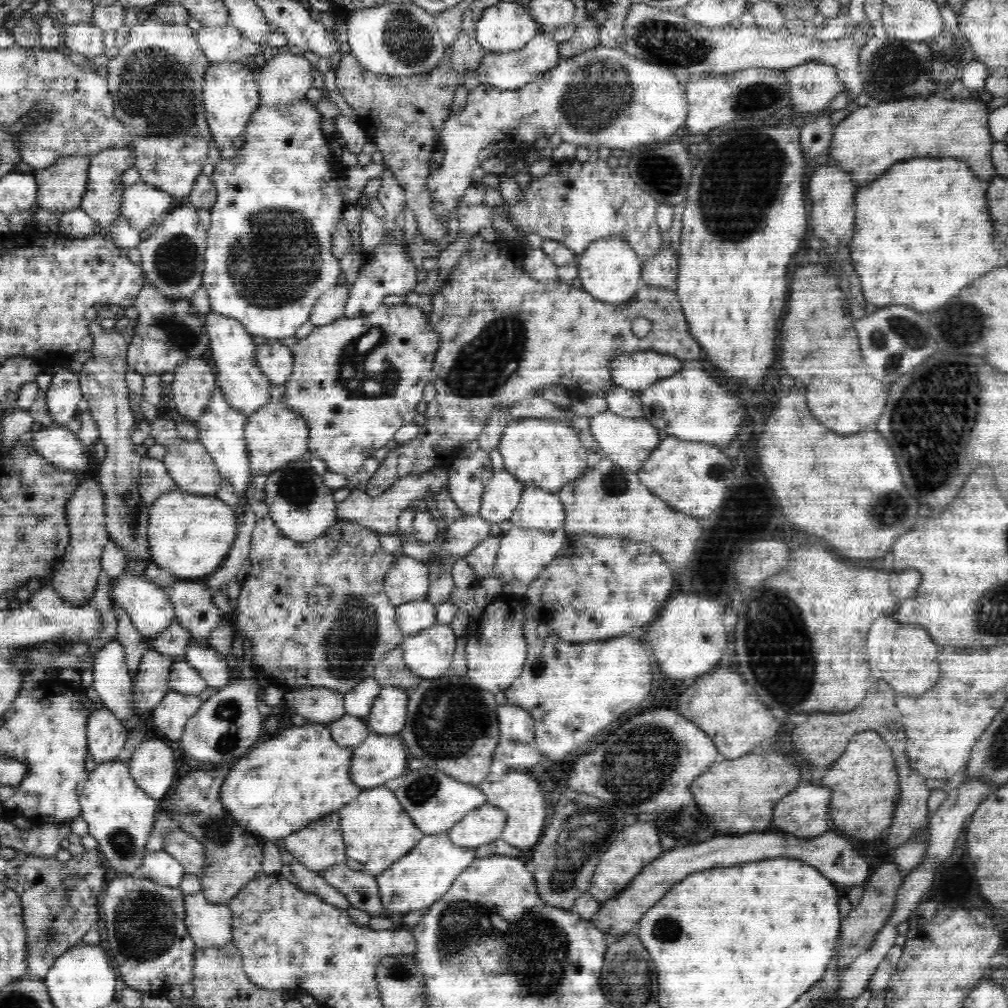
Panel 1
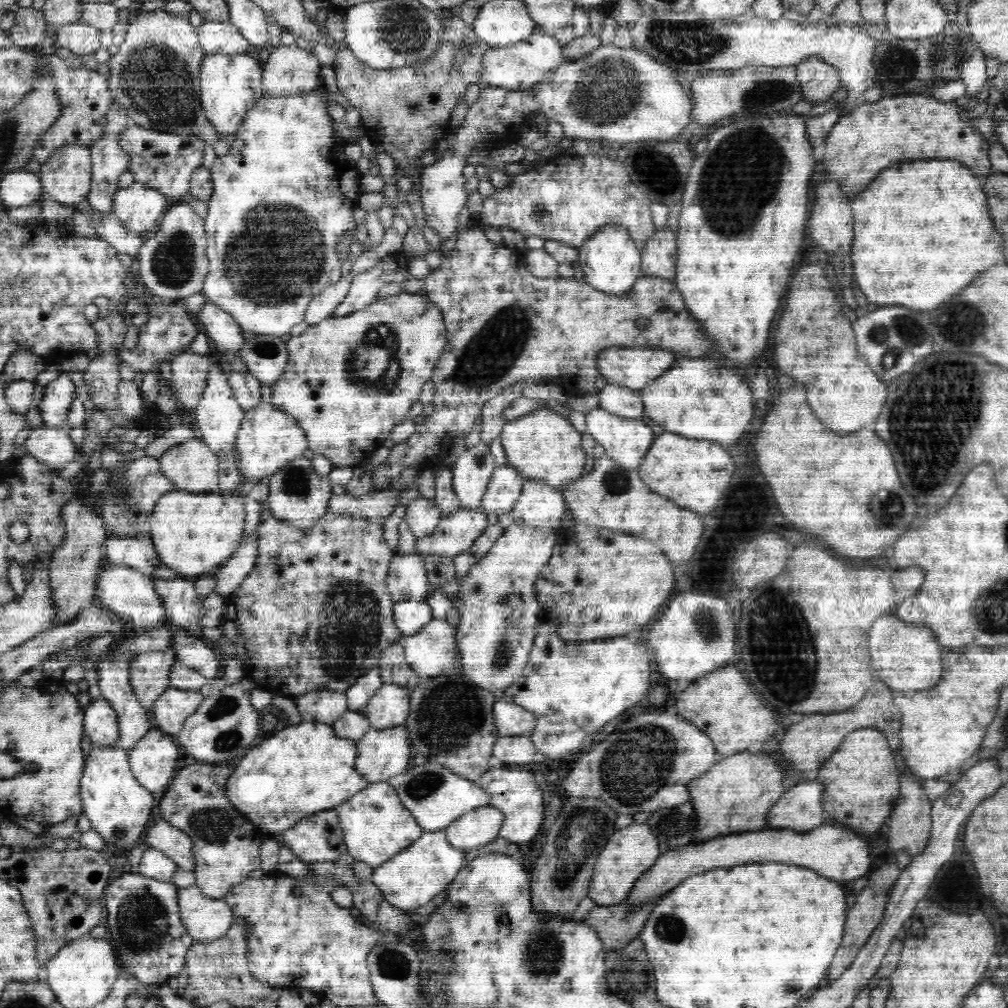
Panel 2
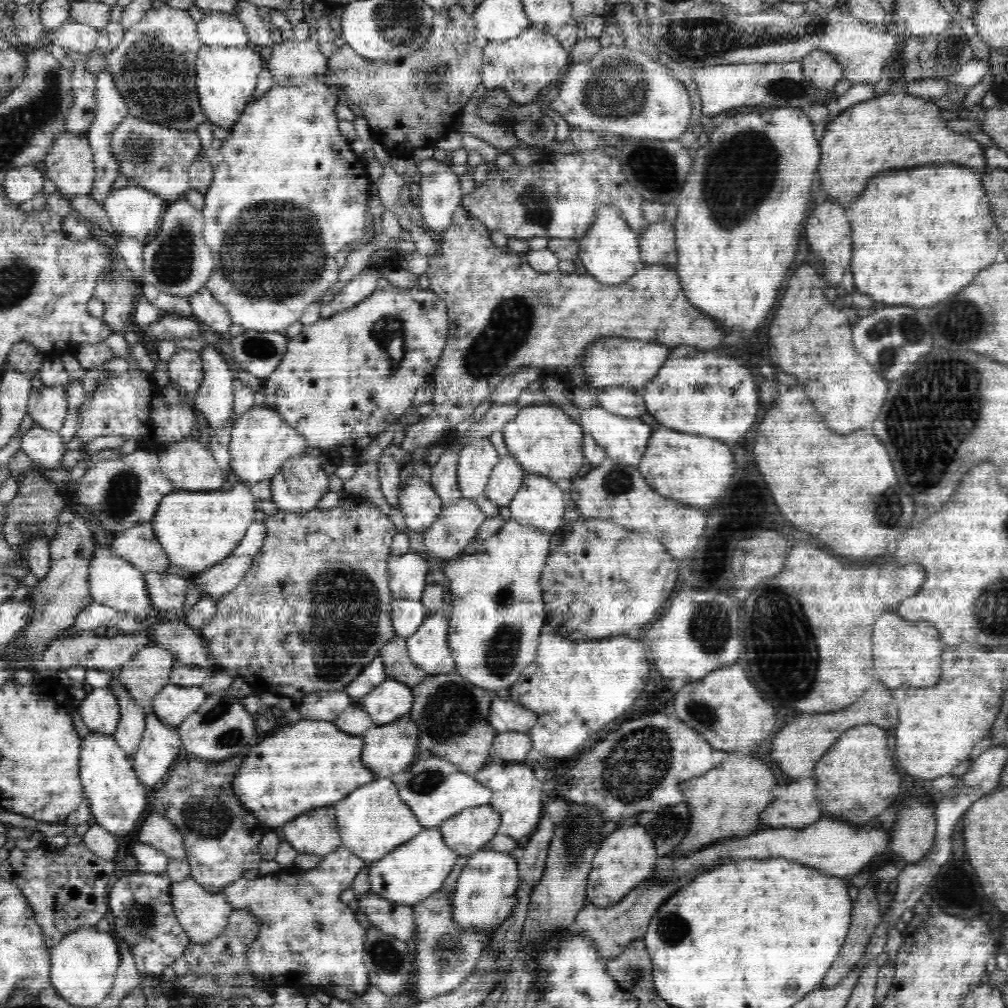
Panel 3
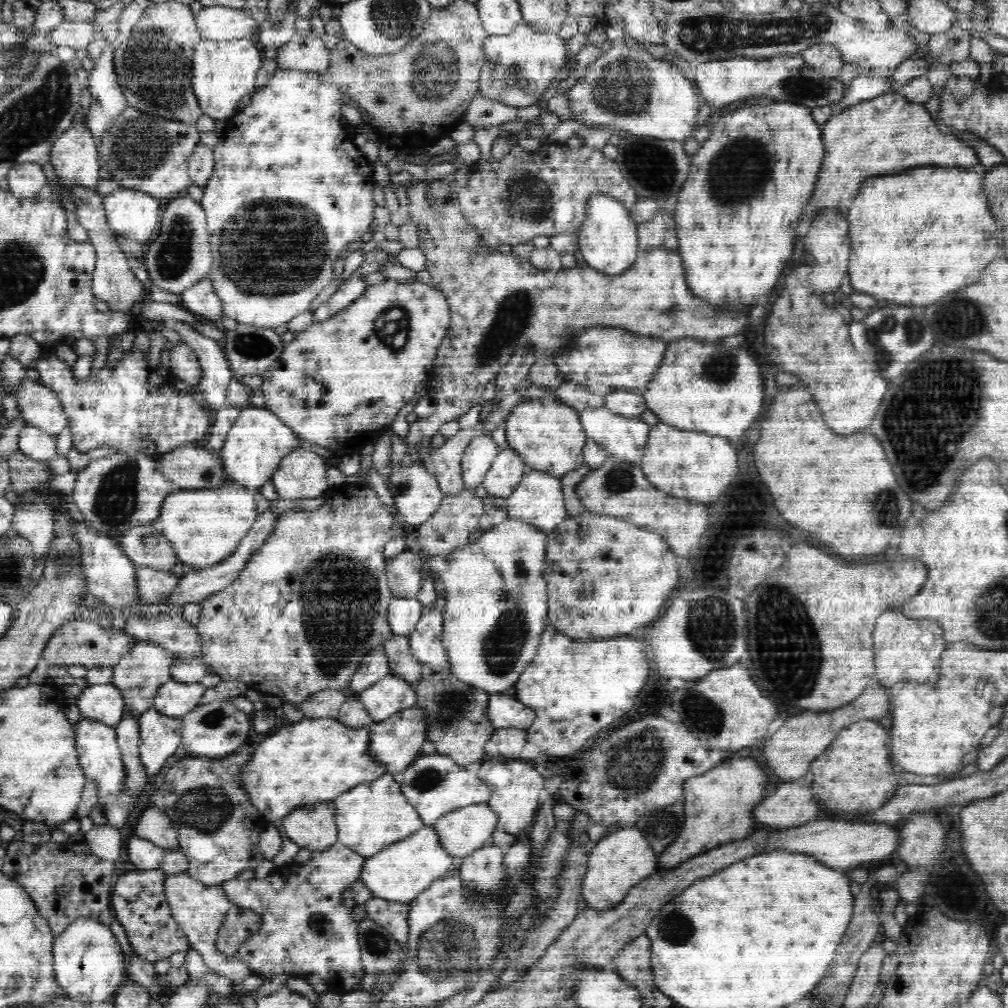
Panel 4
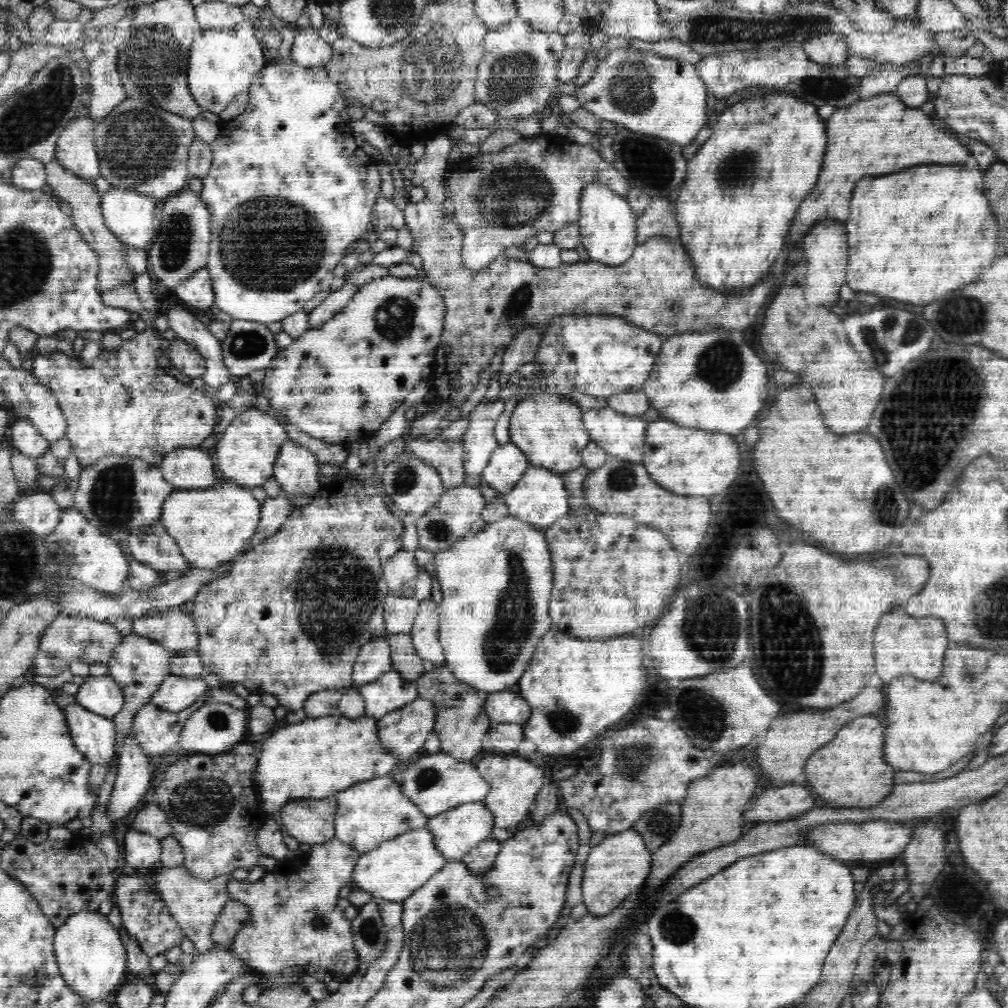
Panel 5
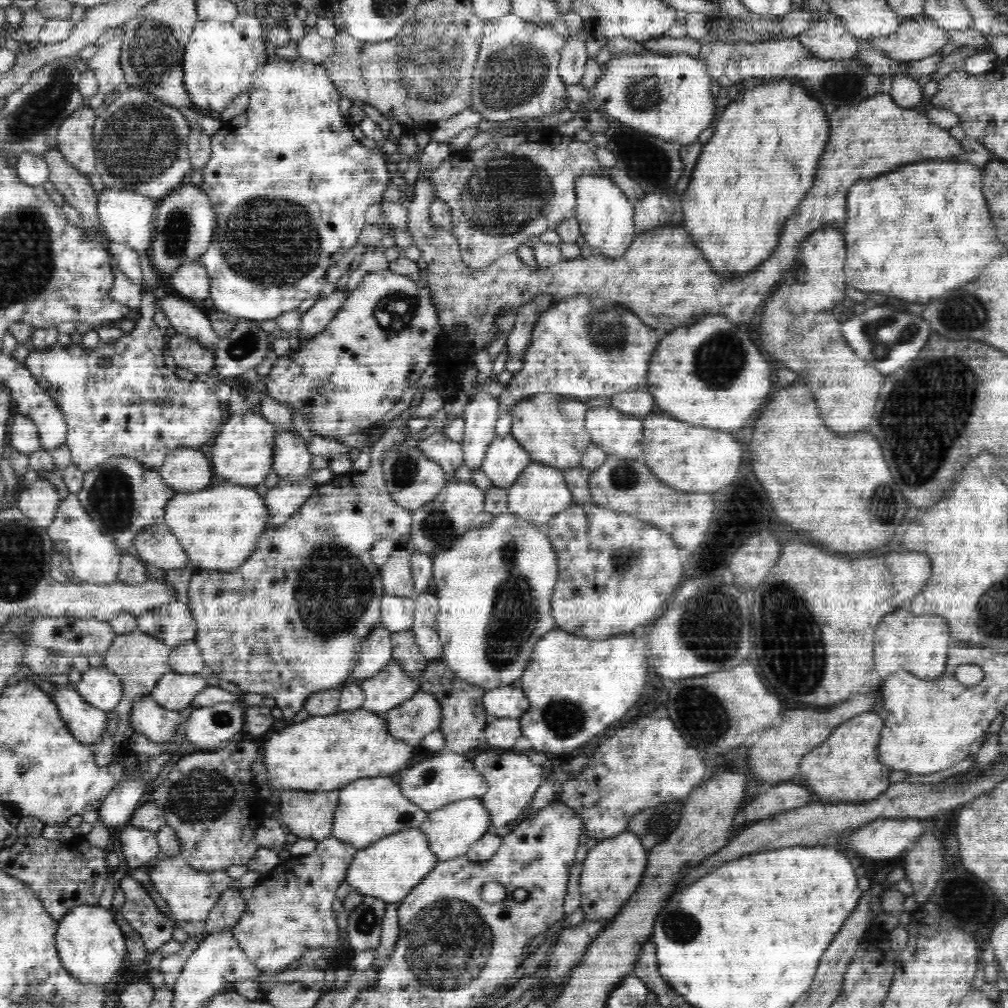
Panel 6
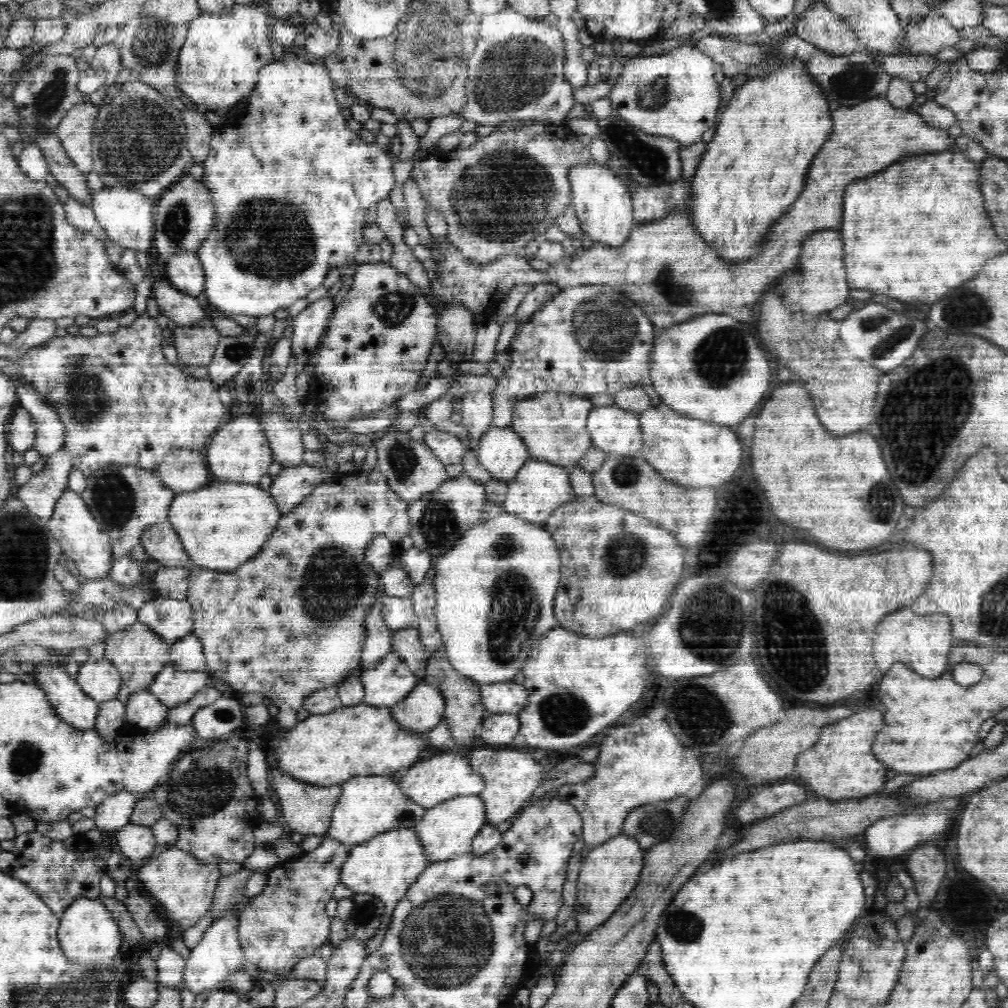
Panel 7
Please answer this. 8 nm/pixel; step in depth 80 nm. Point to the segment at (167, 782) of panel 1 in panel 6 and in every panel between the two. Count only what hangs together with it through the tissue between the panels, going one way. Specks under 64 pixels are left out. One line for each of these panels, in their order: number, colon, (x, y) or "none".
2: (152, 760)
3: (160, 743)
4: (160, 736)
5: (157, 730)
6: (148, 718)

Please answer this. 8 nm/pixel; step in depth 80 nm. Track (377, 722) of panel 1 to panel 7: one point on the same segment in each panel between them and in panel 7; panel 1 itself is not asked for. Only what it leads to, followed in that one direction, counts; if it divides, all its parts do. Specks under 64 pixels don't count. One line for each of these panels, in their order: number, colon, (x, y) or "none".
2: (389, 707)
3: (391, 699)
4: (391, 694)
5: (391, 691)
6: (389, 688)
7: (387, 682)

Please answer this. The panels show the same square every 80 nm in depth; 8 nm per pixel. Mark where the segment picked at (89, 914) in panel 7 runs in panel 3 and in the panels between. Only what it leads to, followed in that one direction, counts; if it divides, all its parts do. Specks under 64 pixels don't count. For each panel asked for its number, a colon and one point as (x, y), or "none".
3: (84, 963)
4: (88, 962)
5: (91, 956)
6: (91, 945)

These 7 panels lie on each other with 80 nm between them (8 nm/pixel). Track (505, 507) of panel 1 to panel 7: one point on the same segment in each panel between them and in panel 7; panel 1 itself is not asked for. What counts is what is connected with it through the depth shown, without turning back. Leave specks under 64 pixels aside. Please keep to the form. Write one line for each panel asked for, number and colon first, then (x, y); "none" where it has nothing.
2: (502, 491)
3: (505, 480)
4: (508, 469)
5: (508, 463)
6: (505, 460)
7: (502, 453)

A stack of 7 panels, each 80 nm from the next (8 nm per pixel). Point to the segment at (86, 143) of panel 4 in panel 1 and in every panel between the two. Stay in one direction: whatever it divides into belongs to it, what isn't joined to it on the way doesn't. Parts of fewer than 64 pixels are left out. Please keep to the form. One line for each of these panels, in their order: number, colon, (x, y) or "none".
1: (63, 186)
2: (66, 177)
3: (69, 164)

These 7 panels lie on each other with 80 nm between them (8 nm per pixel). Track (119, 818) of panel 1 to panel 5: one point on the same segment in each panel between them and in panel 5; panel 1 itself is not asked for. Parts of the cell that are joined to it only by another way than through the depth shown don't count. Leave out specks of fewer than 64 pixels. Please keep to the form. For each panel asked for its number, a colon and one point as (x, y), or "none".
2: (119, 808)
3: (117, 798)
4: (100, 758)
5: (95, 735)

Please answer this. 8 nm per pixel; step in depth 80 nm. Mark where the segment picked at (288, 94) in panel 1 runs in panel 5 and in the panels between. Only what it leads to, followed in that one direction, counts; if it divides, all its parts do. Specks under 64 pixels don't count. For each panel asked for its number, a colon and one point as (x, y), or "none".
2: (289, 69)
3: (293, 58)
4: (308, 53)
5: (309, 48)

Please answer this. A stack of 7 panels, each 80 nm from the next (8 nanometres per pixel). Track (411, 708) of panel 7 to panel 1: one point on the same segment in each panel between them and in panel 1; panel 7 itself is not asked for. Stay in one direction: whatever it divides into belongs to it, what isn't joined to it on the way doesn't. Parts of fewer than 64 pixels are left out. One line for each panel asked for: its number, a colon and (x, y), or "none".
1: (380, 757)
2: (381, 753)
3: (388, 749)
4: (397, 742)
5: (404, 730)
6: (410, 721)

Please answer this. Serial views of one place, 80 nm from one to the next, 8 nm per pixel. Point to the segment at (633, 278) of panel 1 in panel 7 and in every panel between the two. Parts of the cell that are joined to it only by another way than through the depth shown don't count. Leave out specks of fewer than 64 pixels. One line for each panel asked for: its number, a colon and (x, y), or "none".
2: (610, 261)
3: (609, 250)
4: (608, 240)
5: (607, 223)
6: (606, 216)
7: (604, 207)

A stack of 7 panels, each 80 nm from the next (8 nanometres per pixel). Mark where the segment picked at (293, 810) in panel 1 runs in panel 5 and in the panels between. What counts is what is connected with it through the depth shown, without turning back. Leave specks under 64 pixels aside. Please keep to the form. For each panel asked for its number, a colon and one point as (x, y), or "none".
2: (306, 768)
3: (311, 763)
4: (313, 761)
5: (317, 757)

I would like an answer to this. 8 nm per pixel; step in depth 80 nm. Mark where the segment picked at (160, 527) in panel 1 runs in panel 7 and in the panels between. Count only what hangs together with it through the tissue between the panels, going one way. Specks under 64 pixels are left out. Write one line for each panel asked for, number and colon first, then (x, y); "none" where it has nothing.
2: (193, 533)
3: (197, 530)
4: (204, 527)
5: (213, 527)
6: (219, 527)
7: (221, 527)

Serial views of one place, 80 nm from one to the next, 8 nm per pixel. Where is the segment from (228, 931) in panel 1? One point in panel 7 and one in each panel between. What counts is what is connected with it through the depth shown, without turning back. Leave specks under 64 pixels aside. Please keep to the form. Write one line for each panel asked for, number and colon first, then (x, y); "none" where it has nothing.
2: (205, 918)
3: (203, 915)
4: (199, 909)
5: (194, 902)
6: (191, 895)
7: (178, 883)

